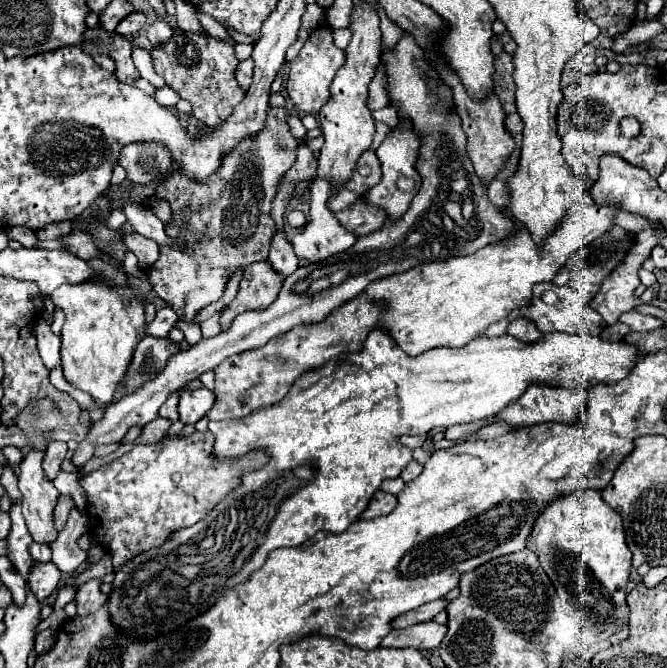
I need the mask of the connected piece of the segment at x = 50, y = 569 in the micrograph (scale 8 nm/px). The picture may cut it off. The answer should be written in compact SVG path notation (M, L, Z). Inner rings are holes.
M35 561L29 571L29 589L39 601L43 601L59 587L59 577L61 577L61 573L55 567L55 563Z

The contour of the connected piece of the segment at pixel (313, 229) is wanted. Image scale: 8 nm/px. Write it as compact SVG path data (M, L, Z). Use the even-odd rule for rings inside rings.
M313 179L311 189L311 215L309 223L291 239L297 257L309 261L323 261L335 253L349 249L357 237L345 231L333 219L333 213L327 209L327 199L331 195L329 183L323 179Z

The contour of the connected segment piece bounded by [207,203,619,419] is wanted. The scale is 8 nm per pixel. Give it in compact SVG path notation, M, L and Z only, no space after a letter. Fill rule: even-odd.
M577 203L567 211L563 223L543 247L537 247L523 225L517 223L517 235L505 239L505 243L483 247L467 257L417 265L405 273L377 279L359 297L337 307L323 321L295 325L287 333L273 337L261 349L225 359L215 367L213 391L219 395L219 401L207 415L211 419L237 419L253 409L281 401L303 373L319 369L331 359L361 351L371 329L387 331L409 357L417 357L435 347L461 347L491 323L509 317L513 309L525 307L531 299L533 285L551 281L579 247L591 243L613 225L615 213L619 213L617 207Z

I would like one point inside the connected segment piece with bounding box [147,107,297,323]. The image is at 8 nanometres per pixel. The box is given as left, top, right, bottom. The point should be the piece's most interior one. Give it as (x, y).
(223, 224)

